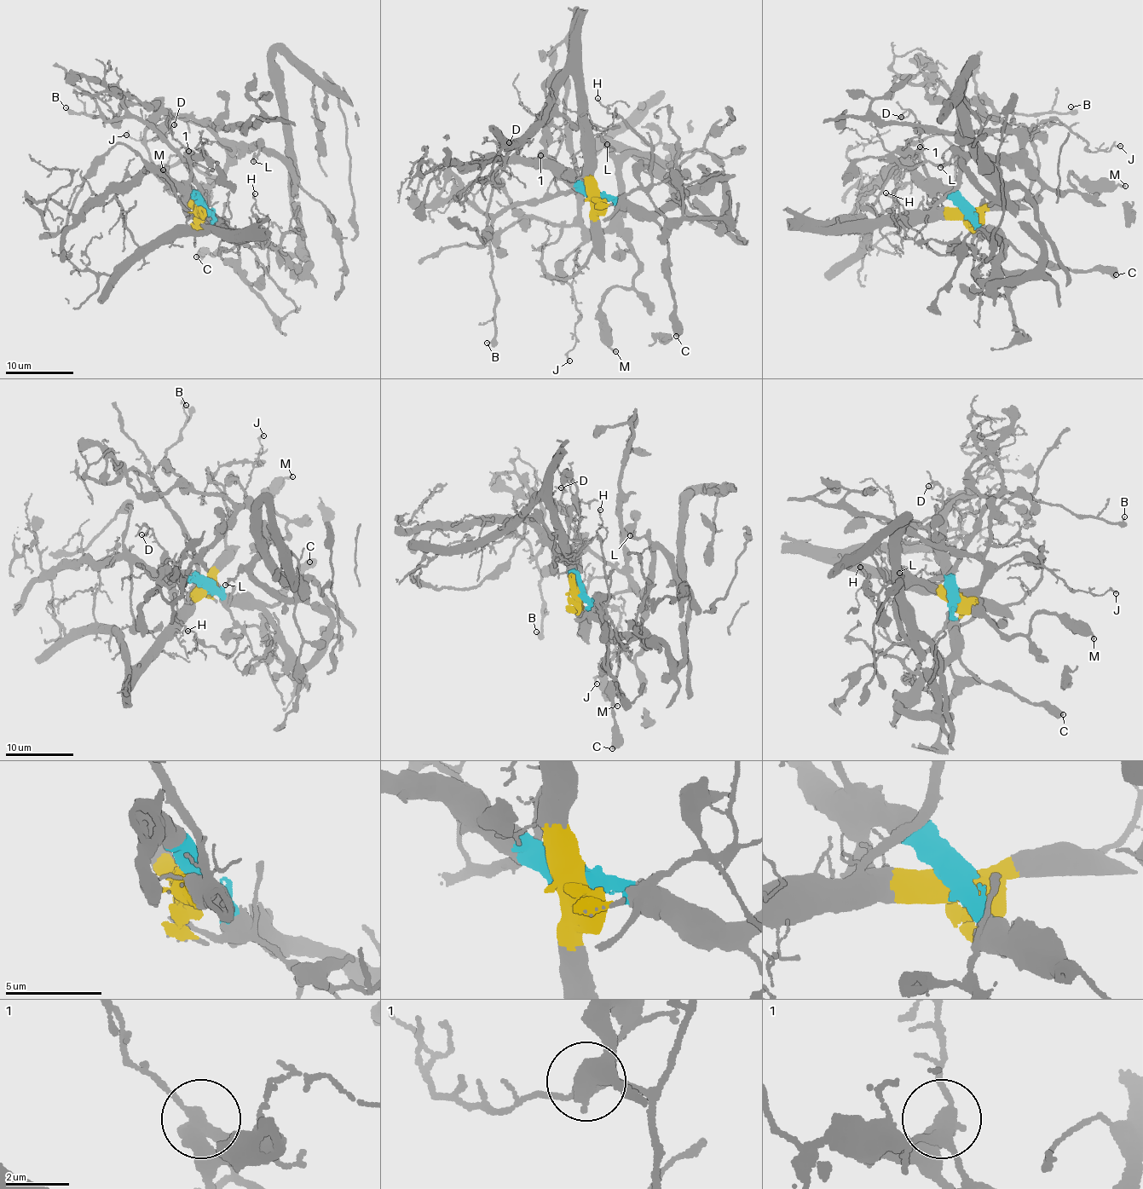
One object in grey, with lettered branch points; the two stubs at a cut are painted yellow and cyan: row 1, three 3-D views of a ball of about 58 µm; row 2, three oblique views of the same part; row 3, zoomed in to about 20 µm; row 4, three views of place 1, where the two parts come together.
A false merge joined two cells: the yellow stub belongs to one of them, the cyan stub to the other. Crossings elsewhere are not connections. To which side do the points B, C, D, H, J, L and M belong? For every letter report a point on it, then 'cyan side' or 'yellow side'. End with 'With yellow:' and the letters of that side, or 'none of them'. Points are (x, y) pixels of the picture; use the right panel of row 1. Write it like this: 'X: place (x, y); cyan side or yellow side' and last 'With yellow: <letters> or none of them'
B: place (1070, 106); yellow side
C: place (1116, 274); cyan side
D: place (901, 117); yellow side
H: place (886, 193); cyan side
J: place (1120, 146); yellow side
L: place (940, 167); cyan side
M: place (1125, 186); cyan side
With yellow: B, D, J

